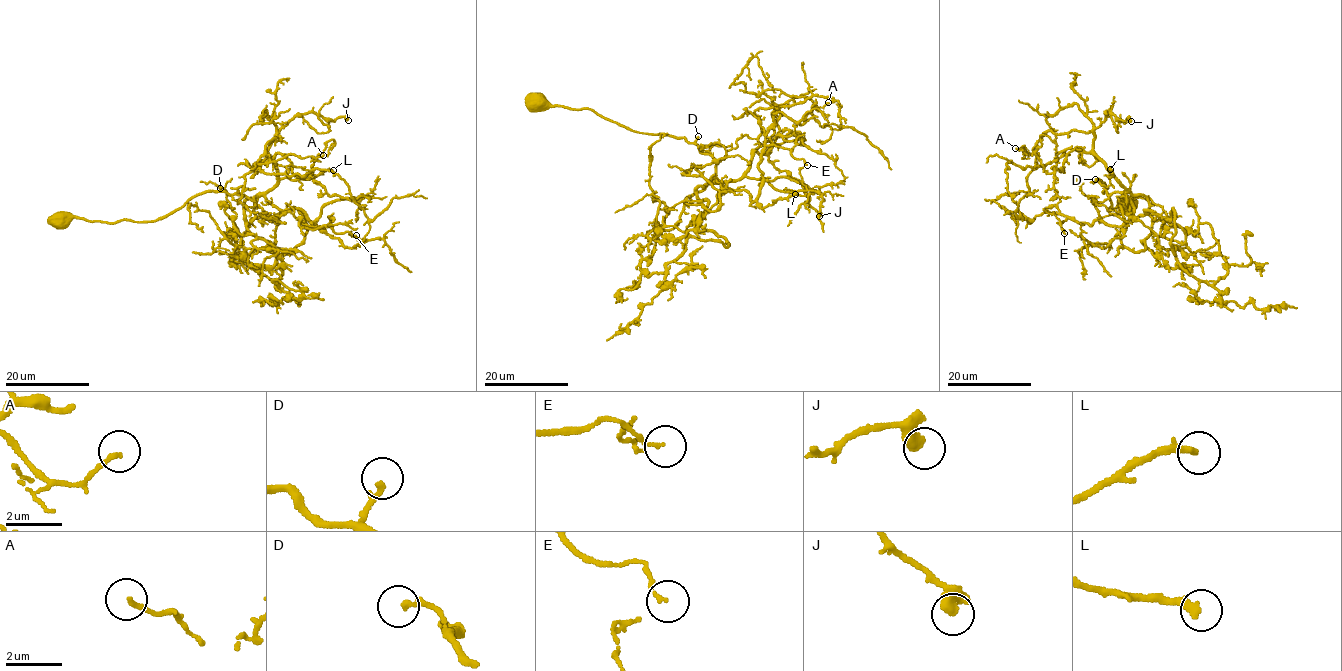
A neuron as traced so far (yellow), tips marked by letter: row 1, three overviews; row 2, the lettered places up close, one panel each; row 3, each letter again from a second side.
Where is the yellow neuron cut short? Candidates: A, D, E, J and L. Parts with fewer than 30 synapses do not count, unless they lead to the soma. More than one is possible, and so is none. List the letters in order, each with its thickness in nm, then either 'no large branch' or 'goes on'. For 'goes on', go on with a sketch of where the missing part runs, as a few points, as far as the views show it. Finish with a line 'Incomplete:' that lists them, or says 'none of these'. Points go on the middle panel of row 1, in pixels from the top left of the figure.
A: 160 nm thick; no large branch
D: 200 nm thick; no large branch
E: 120 nm thick; no large branch
J: 440 nm thick; no large branch
L: 280 nm thick; goes on; missing branch runs (795, 194), (818, 212), (848, 225), (846, 239)
Incomplete: L

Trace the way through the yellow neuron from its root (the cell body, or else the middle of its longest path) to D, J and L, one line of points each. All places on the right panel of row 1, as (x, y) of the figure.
D: (1126, 201), (1116, 208), (1110, 207), (1110, 211), (1112, 205), (1105, 185), (1095, 179)
J: (1126, 201), (1108, 209), (1102, 183), (1108, 195), (1125, 188), (1095, 153), (1092, 142), (1109, 110), (1131, 121)
L: (1126, 201), (1108, 209), (1102, 183), (1108, 195), (1125, 188), (1112, 174), (1108, 177), (1110, 169)

